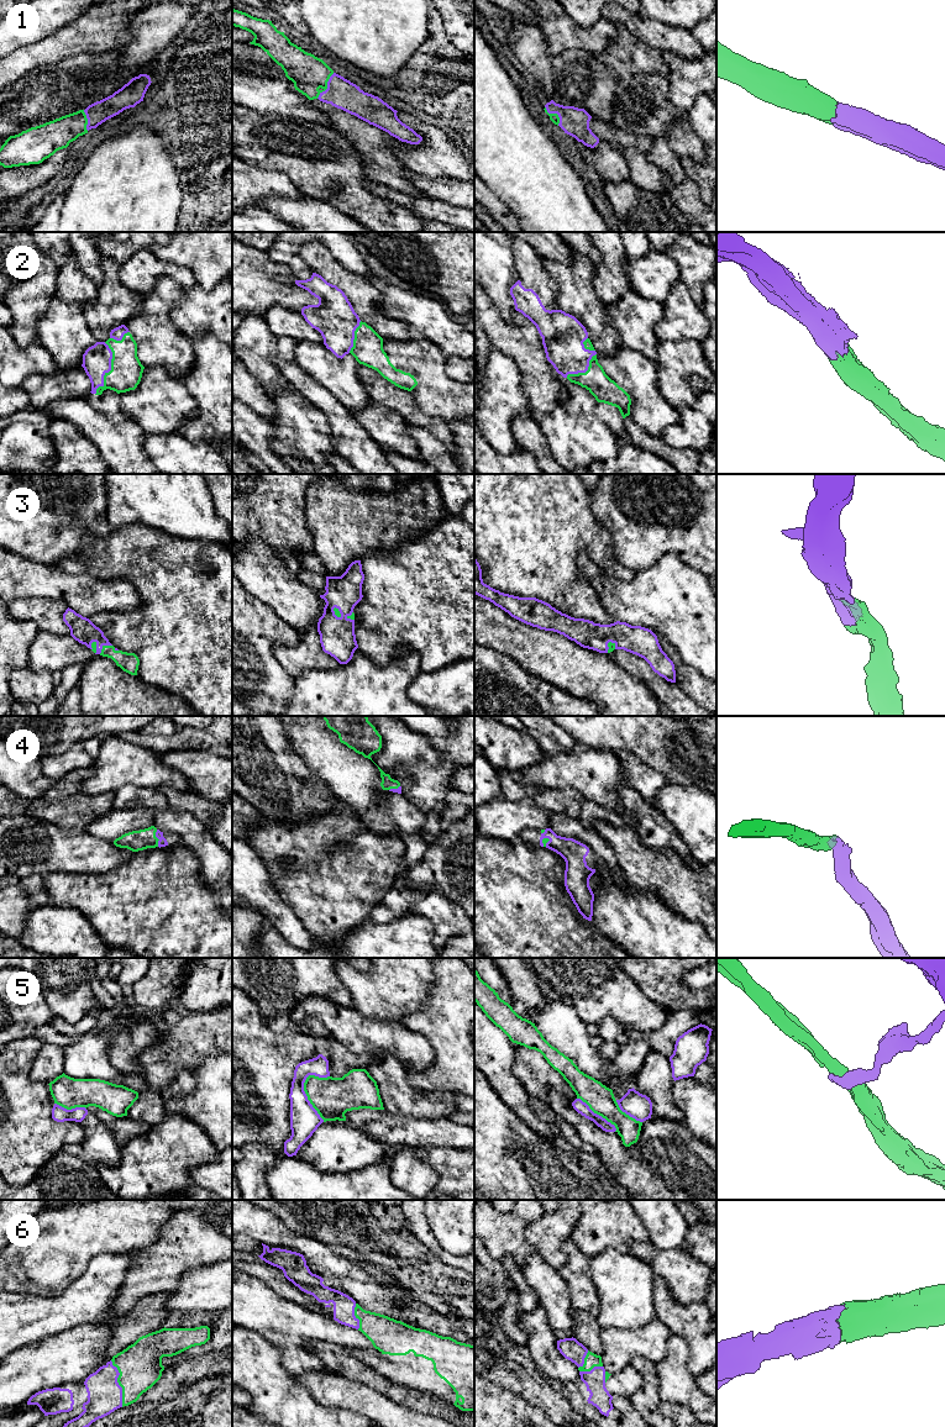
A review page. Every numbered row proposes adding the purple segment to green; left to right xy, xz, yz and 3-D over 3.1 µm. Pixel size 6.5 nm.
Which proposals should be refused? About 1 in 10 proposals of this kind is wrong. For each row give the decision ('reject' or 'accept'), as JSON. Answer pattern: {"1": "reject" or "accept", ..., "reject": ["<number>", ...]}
{"1": "accept", "2": "accept", "3": "accept", "4": "accept", "5": "reject", "6": "accept", "reject": ["5"]}

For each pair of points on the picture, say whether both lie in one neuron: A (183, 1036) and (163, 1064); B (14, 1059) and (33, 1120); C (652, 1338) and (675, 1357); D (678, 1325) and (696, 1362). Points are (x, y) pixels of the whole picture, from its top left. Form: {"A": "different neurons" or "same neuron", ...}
{"A": "same neuron", "B": "same neuron", "C": "different neurons", "D": "same neuron"}

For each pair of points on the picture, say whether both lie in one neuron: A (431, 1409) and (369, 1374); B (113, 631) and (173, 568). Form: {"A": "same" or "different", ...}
{"A": "same", "B": "same"}

